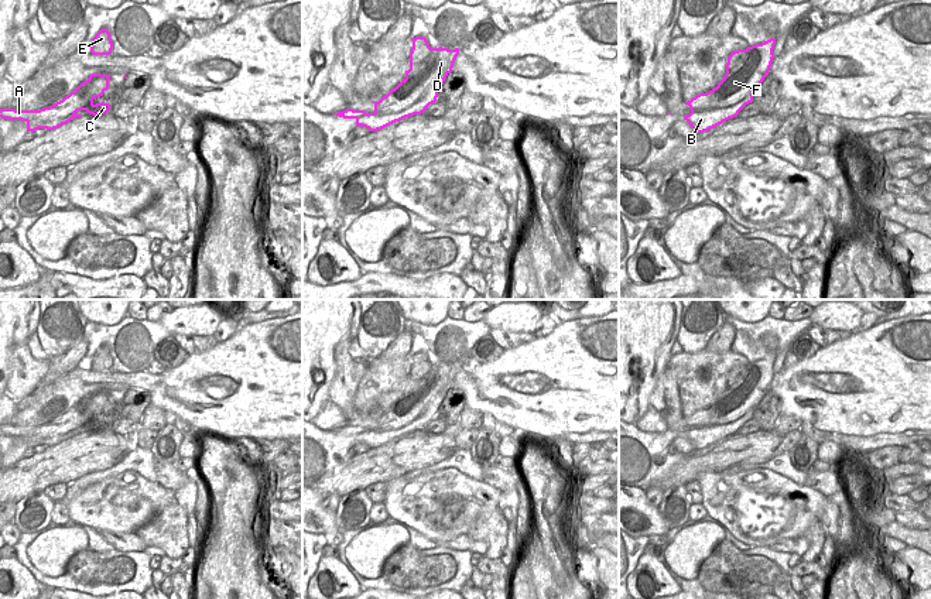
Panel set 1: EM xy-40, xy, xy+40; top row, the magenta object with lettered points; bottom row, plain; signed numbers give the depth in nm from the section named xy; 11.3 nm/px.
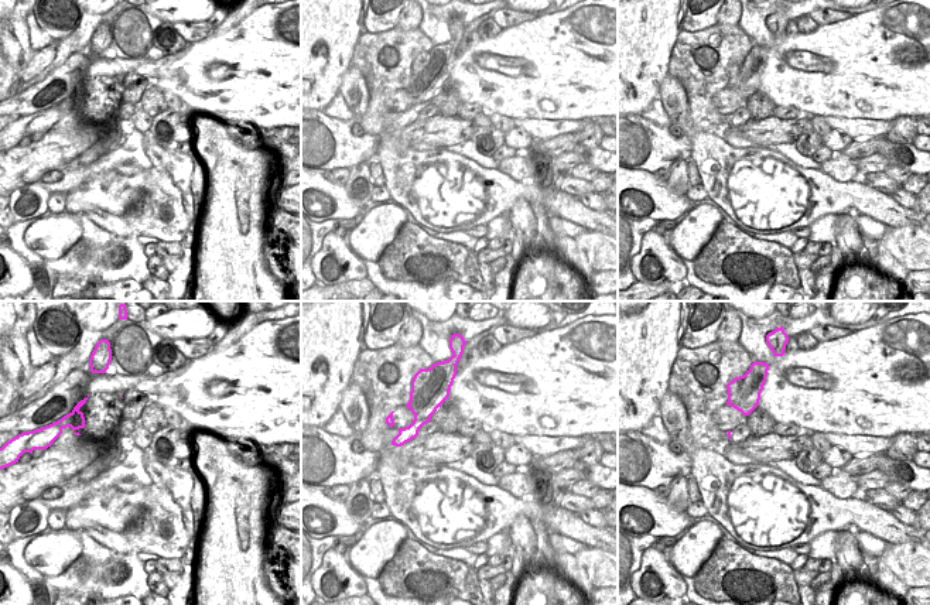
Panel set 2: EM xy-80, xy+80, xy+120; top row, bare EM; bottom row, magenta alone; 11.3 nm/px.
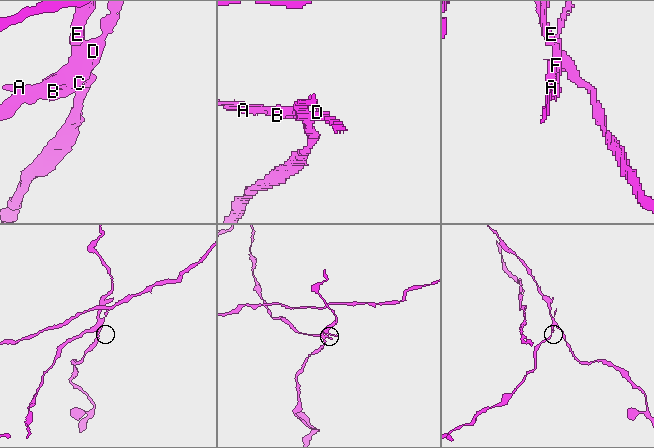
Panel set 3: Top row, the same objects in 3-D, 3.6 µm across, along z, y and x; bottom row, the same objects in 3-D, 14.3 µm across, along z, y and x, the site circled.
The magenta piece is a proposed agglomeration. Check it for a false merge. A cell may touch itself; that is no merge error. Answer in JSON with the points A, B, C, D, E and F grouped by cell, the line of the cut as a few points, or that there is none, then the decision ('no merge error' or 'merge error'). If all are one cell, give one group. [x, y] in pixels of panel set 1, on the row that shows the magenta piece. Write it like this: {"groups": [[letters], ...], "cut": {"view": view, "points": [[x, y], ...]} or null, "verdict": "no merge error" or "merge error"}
{"groups": [["A", "B", "C", "D"], ["E", "F"]], "cut": {"view": "xy", "points": [[433, 48], [428, 68], [435, 82], [407, 108]]}, "verdict": "merge error"}

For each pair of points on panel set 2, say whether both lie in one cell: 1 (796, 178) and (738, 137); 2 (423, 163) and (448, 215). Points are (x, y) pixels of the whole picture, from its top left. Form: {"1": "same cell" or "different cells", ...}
{"1": "different cells", "2": "same cell"}

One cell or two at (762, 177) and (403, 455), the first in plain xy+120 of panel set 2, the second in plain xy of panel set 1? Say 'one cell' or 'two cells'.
two cells

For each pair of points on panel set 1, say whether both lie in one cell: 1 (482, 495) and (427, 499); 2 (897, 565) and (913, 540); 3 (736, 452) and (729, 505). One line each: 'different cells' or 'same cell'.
1: same cell
2: different cells
3: different cells

